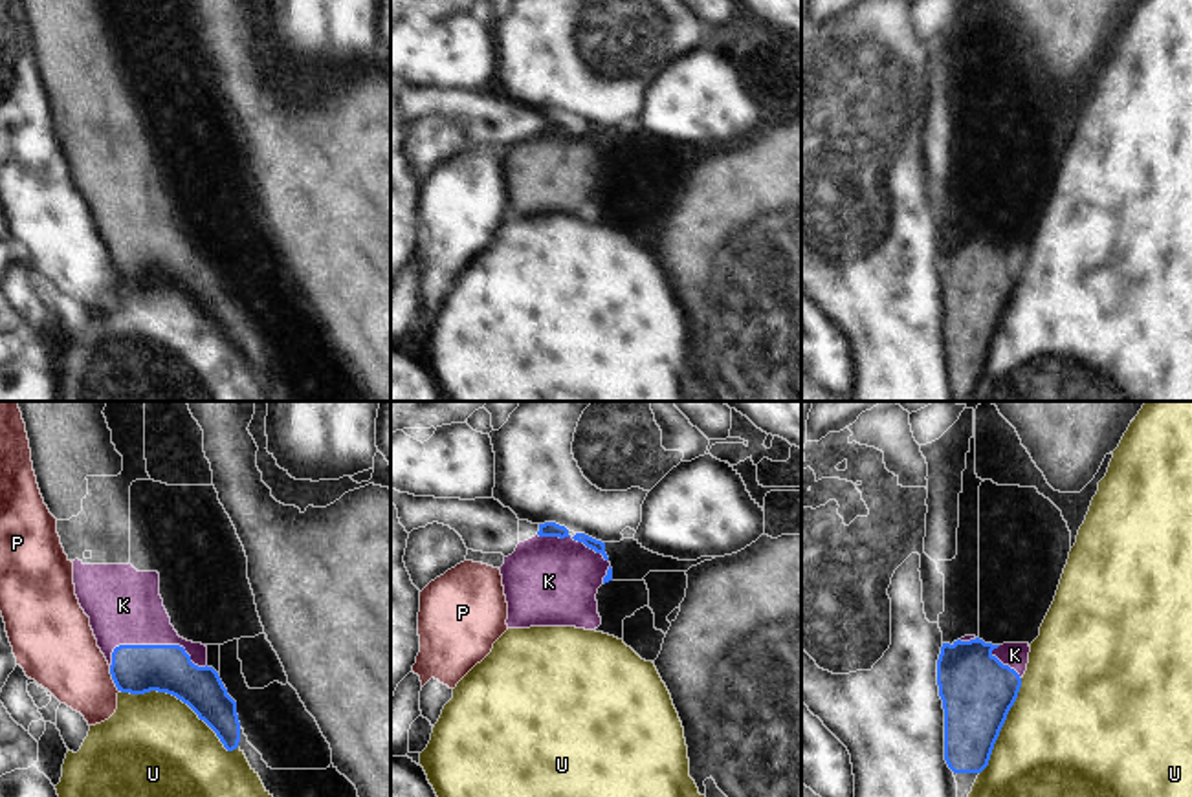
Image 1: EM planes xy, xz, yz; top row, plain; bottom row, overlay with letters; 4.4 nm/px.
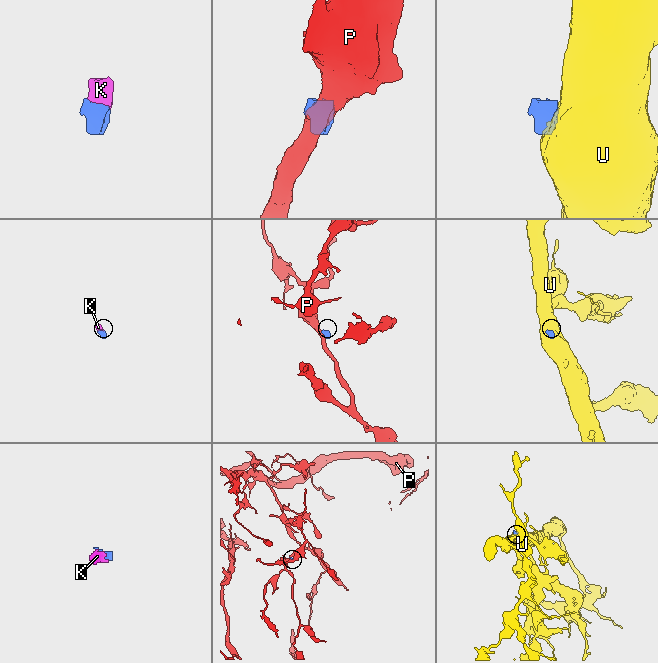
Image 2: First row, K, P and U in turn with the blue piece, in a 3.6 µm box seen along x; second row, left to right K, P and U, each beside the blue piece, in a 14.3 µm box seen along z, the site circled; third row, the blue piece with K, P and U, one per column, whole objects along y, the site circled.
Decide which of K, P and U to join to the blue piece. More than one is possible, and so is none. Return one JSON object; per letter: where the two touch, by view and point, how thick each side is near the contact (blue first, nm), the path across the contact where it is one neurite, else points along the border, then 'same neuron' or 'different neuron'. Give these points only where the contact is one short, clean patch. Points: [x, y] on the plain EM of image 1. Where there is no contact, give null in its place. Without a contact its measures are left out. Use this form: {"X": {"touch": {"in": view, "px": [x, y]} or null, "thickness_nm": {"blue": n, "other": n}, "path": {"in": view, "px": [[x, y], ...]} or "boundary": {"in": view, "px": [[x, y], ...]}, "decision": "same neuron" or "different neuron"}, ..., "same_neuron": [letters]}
{"K": {"touch": {"in": "xy", "px": [160, 235]}, "thickness_nm": {"blue": 220, "other": 320}, "decision": "same neuron"}, "P": {"touch": {"in": "xy", "px": [112, 268]}, "thickness_nm": {"blue": 220, "other": 320}, "decision": "different neuron"}, "U": {"touch": {"in": "xy", "px": [180, 288]}, "thickness_nm": {"blue": 220, "other": 480}, "decision": "different neuron"}, "same_neuron": ["K"]}

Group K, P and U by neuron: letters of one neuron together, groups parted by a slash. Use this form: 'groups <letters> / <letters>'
groups K / P / U

